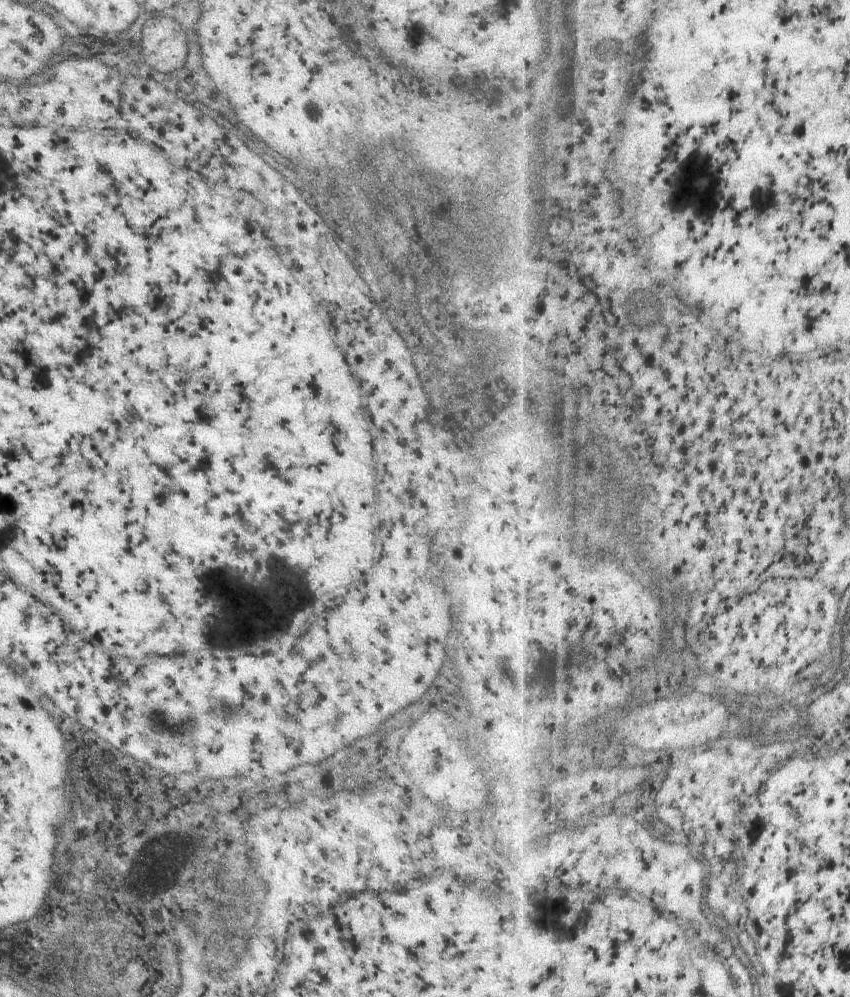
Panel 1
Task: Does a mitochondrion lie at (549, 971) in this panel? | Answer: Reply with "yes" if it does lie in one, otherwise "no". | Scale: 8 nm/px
yes

